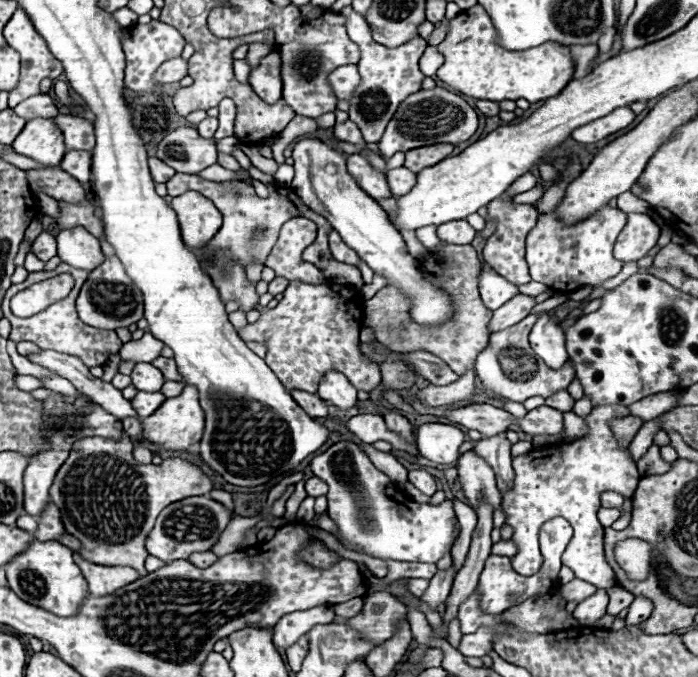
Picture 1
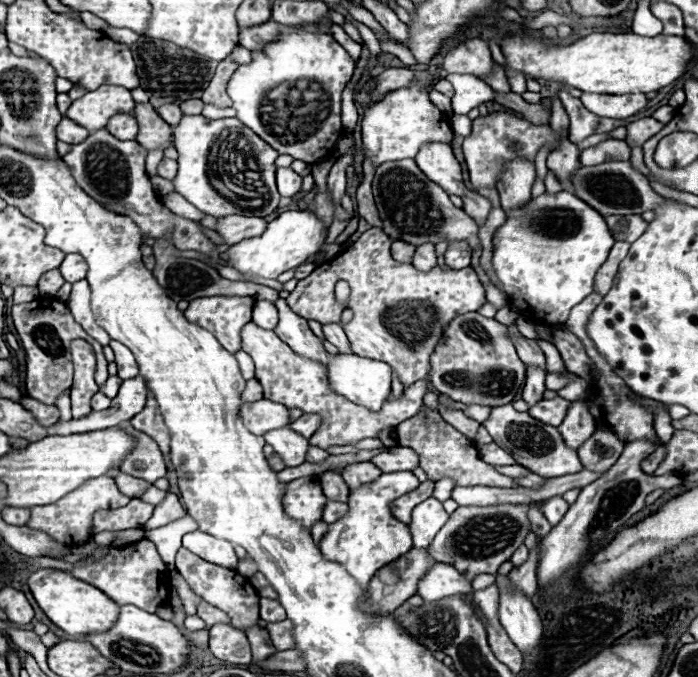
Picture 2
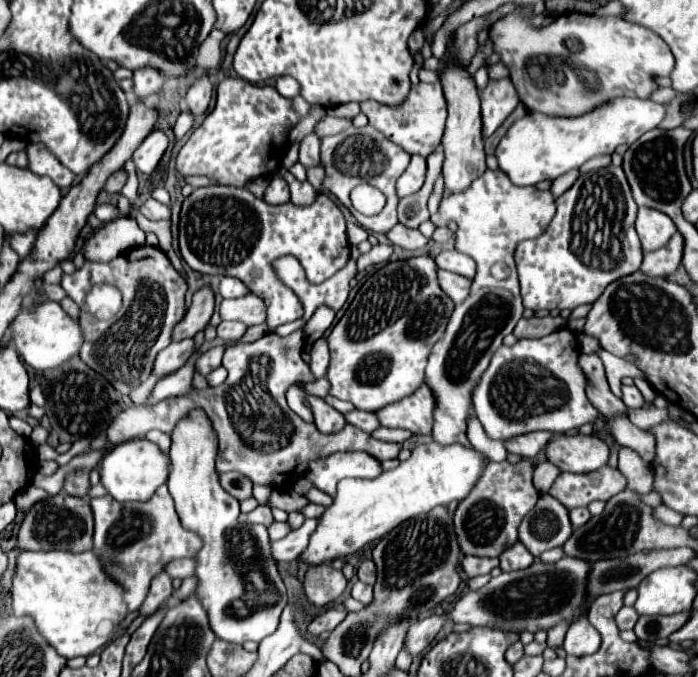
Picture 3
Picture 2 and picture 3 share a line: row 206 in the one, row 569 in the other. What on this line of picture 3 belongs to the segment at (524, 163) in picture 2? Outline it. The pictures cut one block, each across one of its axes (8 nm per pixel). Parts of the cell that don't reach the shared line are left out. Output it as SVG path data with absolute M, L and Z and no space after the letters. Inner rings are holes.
M516 542L512 548L506 548L500 554L500 568L502 568L502 572L512 572L512 570L528 568L532 562L534 562L534 556L520 542Z

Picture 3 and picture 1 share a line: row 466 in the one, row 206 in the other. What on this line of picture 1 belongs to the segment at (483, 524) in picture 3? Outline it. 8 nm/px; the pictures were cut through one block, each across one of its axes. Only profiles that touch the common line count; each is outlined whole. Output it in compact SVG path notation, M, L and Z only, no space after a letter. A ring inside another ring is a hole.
M508 194L498 196L486 208L488 208L488 222L492 220L496 224L496 230L486 240L484 262L488 262L500 276L510 280L512 284L526 284L526 282L530 282L528 264L524 260L524 240L526 240L528 232L536 226L538 212L532 210L532 204L514 204Z

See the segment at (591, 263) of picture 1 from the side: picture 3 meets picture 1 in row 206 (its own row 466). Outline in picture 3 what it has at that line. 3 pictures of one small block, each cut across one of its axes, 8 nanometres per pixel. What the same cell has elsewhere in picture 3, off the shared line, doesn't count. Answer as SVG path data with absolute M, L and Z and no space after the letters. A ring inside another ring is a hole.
M604 466L600 472L588 472L588 476L576 476L560 472L556 484L550 488L550 496L560 500L568 510L588 506L594 500L610 500L614 494L626 488L626 478L618 468Z

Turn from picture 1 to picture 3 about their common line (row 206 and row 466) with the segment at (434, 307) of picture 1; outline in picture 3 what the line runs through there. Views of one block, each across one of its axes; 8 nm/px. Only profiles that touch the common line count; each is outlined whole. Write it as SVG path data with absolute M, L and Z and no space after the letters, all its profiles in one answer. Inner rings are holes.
M334 452L328 458L312 460L306 478L322 492L336 496L336 484L344 478L376 478L380 476L380 460L368 452Z

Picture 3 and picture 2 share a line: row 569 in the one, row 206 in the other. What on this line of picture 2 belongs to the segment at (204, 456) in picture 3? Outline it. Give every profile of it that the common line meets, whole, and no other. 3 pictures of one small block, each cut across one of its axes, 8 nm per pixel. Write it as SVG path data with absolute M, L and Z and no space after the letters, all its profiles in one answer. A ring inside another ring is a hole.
M182 116L180 124L174 128L174 146L178 150L178 172L172 180L174 190L182 194L190 204L200 208L208 216L224 218L230 214L242 216L270 216L280 200L276 190L276 156L278 152L264 144L250 128L240 124L236 118L208 120L204 116Z

